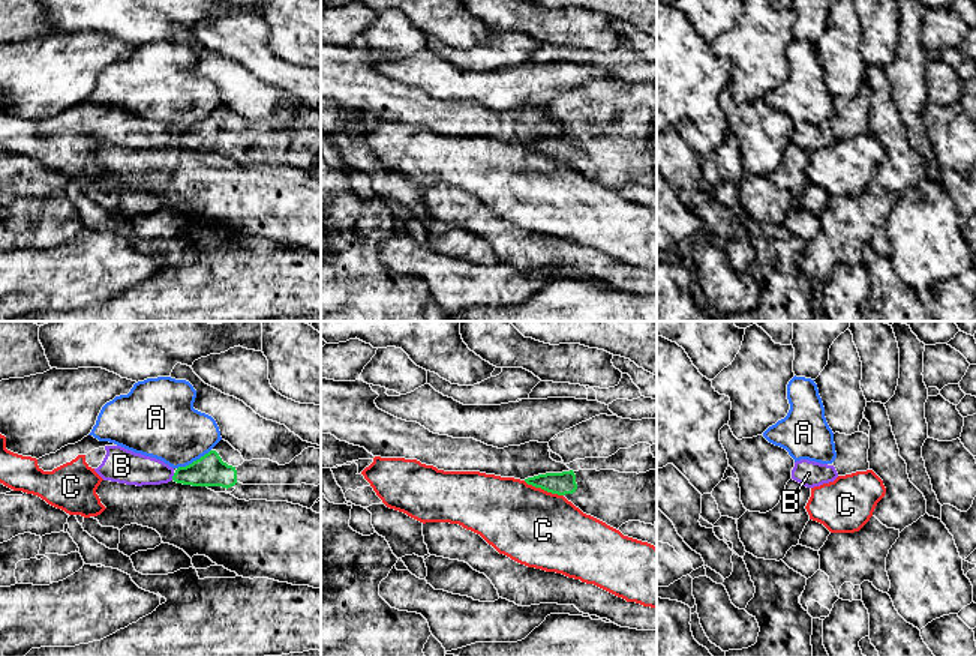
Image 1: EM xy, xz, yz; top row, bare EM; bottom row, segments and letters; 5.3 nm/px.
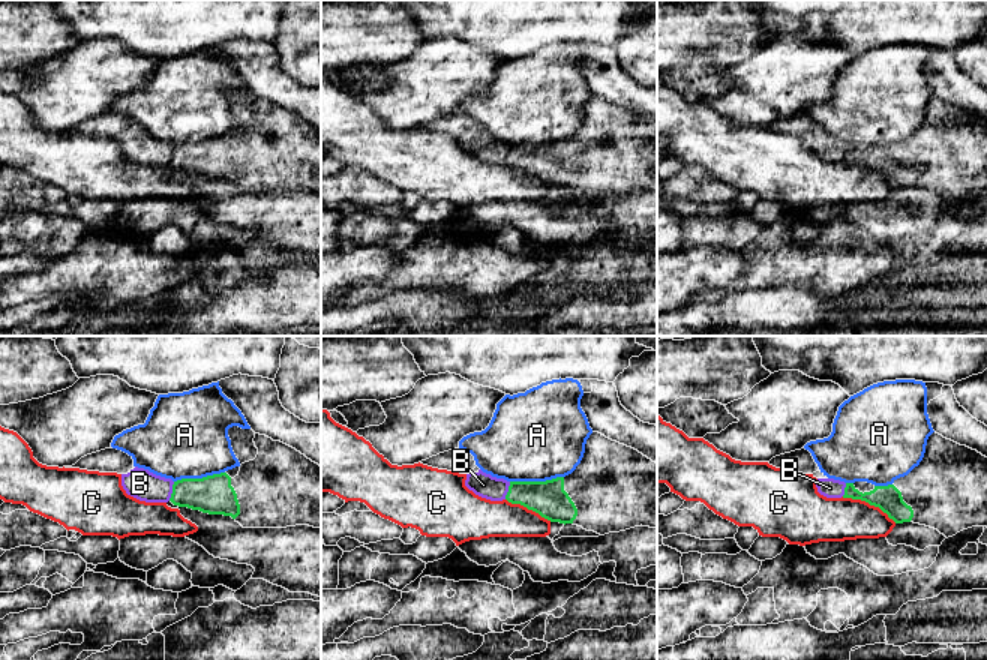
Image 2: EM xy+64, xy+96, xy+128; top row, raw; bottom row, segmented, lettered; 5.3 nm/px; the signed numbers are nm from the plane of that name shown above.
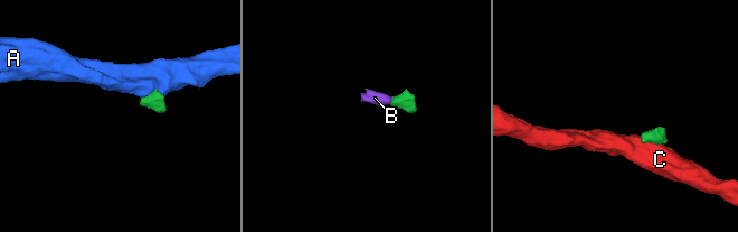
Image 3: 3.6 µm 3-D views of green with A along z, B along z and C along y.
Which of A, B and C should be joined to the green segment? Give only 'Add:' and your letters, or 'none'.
Add: none

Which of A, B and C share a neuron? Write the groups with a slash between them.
A / B / C

